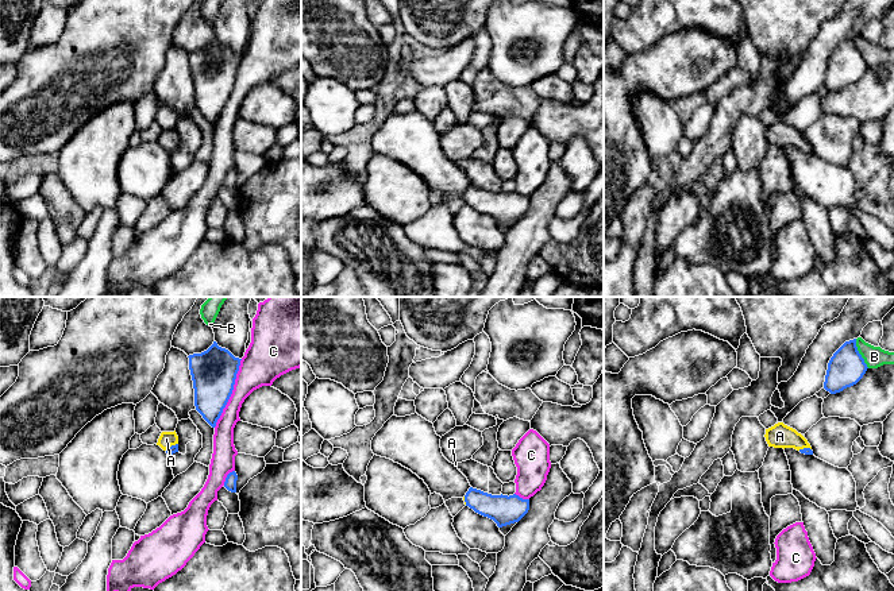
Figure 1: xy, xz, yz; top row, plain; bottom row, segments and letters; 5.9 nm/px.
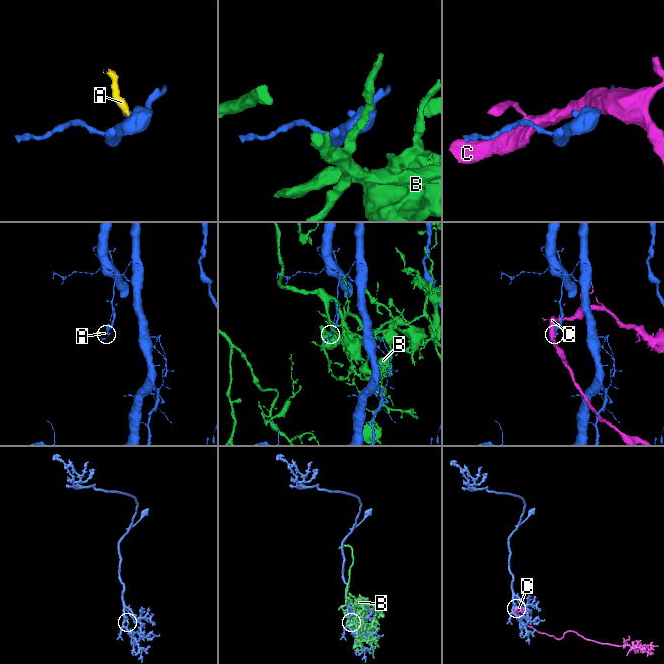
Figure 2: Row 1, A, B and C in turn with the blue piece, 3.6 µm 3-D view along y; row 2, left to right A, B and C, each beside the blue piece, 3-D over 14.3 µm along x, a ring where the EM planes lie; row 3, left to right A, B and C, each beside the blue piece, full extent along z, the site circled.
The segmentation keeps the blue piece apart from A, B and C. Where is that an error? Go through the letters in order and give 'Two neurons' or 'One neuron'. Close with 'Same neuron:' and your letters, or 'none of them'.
A: One neuron
B: Two neurons
C: Two neurons
Same neuron: A

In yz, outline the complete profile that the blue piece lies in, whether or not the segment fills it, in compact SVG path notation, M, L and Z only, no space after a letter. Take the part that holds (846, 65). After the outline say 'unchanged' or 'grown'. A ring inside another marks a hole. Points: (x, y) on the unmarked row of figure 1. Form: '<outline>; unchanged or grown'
M856 36L845 39L831 55L824 86L831 92L856 82L867 69L867 62L858 49Z; unchanged

